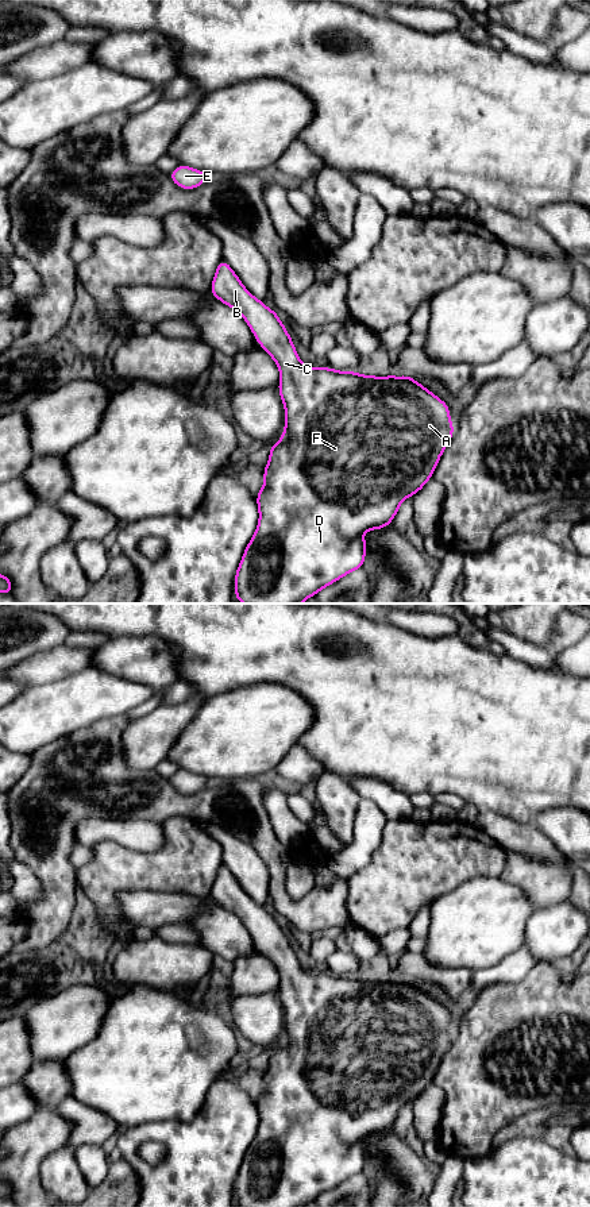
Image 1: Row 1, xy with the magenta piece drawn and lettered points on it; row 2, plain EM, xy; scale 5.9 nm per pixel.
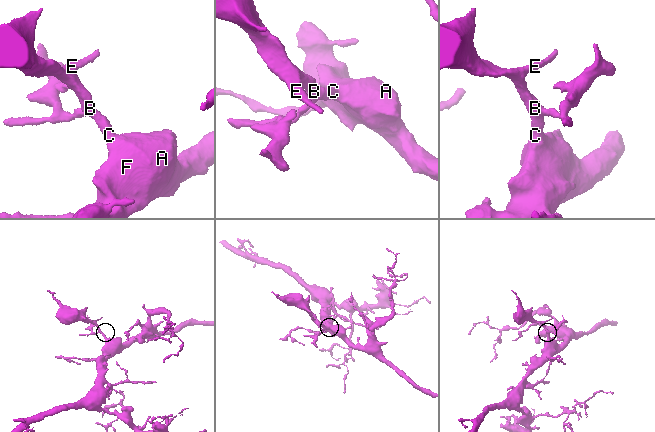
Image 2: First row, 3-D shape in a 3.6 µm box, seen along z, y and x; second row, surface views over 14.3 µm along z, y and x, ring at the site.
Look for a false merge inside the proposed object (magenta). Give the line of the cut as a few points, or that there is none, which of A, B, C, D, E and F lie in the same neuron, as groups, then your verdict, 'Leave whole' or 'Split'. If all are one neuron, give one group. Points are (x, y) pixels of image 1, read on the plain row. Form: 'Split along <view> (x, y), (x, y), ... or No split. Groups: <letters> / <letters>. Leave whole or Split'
No split. Groups: A B C D E F. Leave whole

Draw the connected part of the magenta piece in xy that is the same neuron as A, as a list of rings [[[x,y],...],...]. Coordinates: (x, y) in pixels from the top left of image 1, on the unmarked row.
[[[224,863],[217,869],[209,896],[224,910],[234,913],[244,922],[255,945],[262,950],[265,957],[275,965],[281,979],[278,996],[285,1010],[285,1034],[281,1045],[270,1052],[269,1068],[263,1073],[263,1092],[257,1099],[257,1110],[259,1114],[258,1133],[247,1149],[235,1179],[235,1204],[239,1207],[302,1207],[344,1180],[362,1173],[369,1149],[362,1144],[362,1139],[370,1134],[386,1133],[394,1125],[401,1107],[408,1102],[416,1100],[416,1098],[432,1083],[435,1072],[454,1040],[455,1031],[451,1029],[450,1013],[443,1004],[408,979],[404,982],[374,982],[360,980],[356,976],[338,976],[331,972],[315,973],[302,969],[292,942],[281,928],[277,917],[269,914],[262,905],[257,905],[244,892]]]

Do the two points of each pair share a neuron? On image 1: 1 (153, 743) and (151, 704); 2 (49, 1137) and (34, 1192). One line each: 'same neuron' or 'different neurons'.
1: different neurons
2: same neuron

